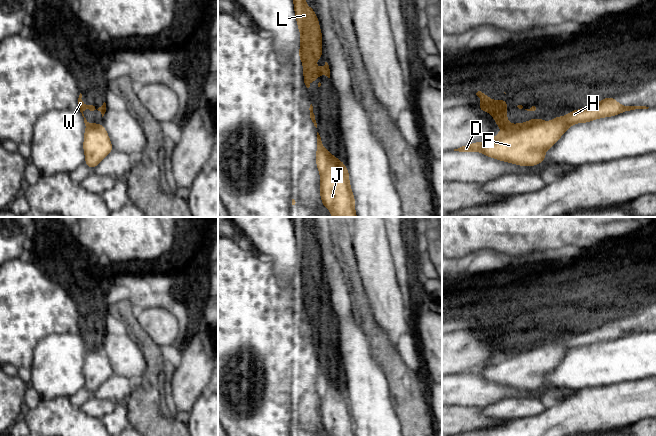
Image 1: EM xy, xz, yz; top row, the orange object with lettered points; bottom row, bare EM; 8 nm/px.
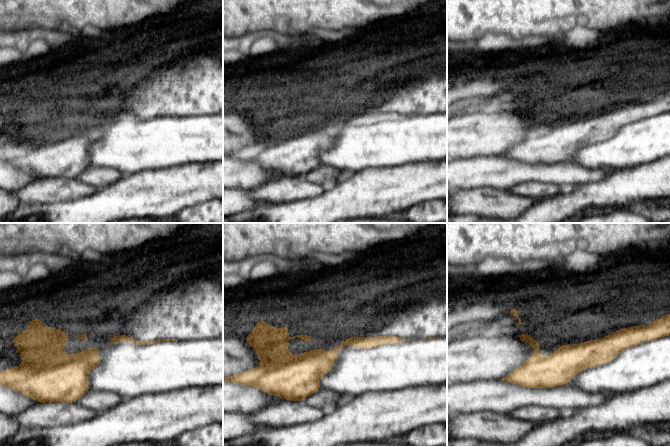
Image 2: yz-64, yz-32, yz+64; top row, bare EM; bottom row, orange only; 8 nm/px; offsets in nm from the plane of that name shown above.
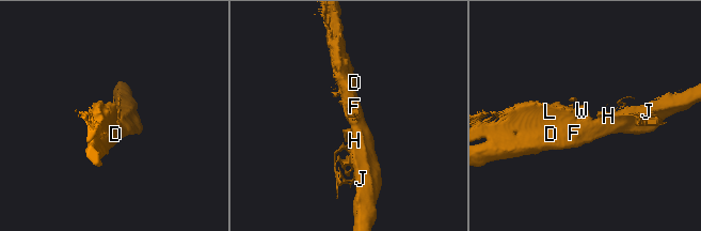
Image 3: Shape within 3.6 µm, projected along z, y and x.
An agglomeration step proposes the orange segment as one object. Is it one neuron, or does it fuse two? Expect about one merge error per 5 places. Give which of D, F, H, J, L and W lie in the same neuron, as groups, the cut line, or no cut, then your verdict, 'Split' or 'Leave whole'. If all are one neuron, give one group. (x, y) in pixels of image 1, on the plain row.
Groups: D F H J L W. No split. Leave whole

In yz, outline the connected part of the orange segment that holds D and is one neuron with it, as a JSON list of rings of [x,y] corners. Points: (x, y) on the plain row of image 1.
[[[478,315],[476,319],[482,324],[477,333],[493,340],[493,346],[499,353],[516,352],[511,357],[498,356],[490,365],[474,366],[454,375],[481,376],[487,381],[513,387],[519,390],[536,390],[545,385],[545,376],[576,347],[587,347],[595,343],[612,341],[635,333],[648,333],[646,330],[624,330],[609,320],[603,324],[572,334],[561,341],[553,341],[549,346],[543,342],[529,343],[526,347],[509,347],[507,345],[507,323],[492,324],[488,319]]]

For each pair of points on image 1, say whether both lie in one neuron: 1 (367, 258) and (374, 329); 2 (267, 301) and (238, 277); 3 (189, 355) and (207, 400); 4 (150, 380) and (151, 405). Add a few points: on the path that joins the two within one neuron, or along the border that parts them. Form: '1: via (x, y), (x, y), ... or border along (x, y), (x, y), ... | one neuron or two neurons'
1: border along (366, 295), (376, 324), (387, 336) | two neurons
2: via (260, 299), (245, 284) | one neuron
3: border along (207, 388), (197, 398), (190, 410) | two neurons
4: via (150, 386), (150, 399) | one neuron

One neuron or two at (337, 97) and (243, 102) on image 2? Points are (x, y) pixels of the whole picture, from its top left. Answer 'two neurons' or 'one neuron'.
one neuron

